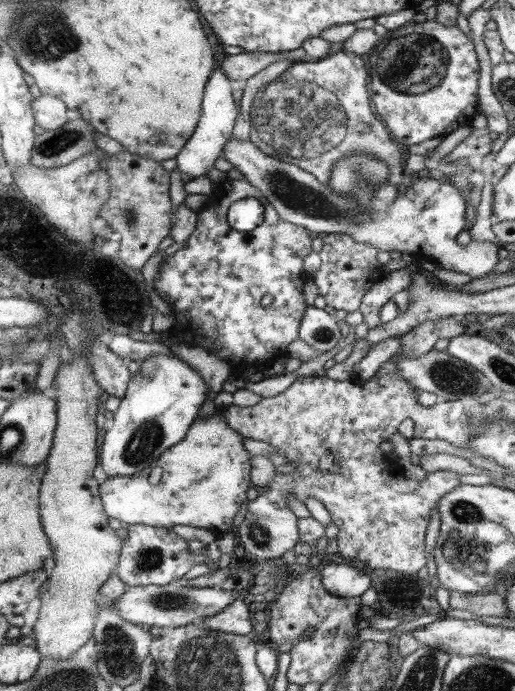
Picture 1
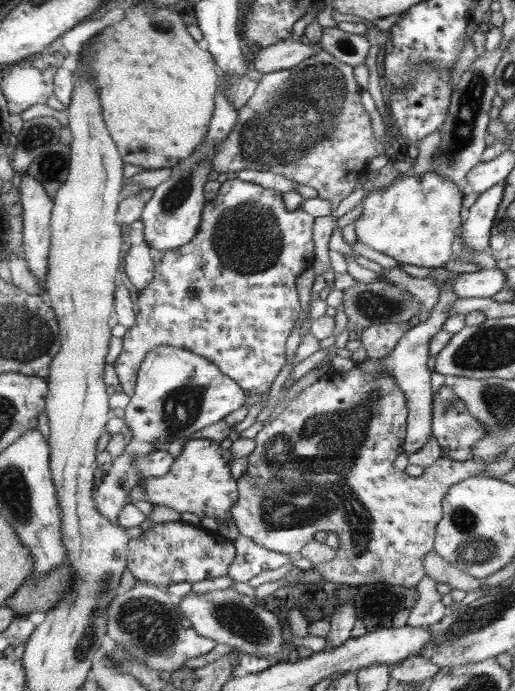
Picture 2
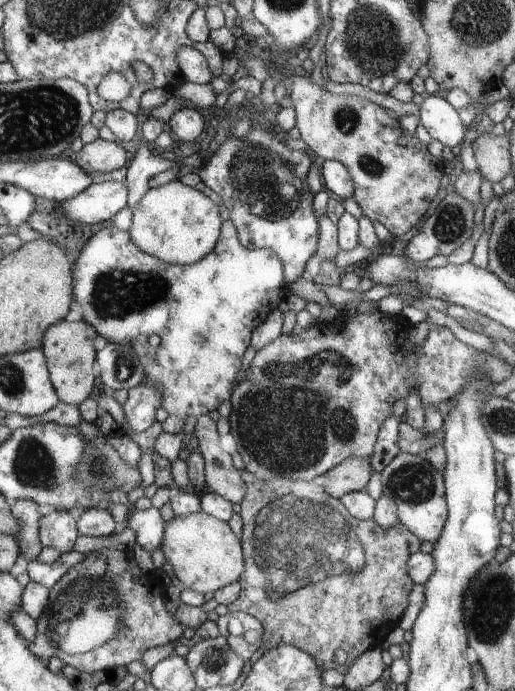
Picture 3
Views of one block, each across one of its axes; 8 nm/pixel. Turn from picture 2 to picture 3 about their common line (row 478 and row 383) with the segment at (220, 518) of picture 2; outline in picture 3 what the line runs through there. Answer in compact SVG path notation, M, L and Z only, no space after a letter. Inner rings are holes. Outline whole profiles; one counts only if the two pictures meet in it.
M227 220L225 227L222 228L222 237L217 244L215 251L210 252L205 259L192 265L172 265L165 261L159 260L157 257L151 256L148 253L142 252L137 248L129 232L122 232L121 229L116 228L114 224L102 228L98 234L94 234L86 246L82 248L82 252L77 257L74 257L74 278L75 291L74 297L76 304L82 310L84 316L84 323L90 324L97 329L98 334L103 336L107 342L114 342L114 344L124 344L128 348L134 348L134 352L138 354L138 360L142 362L142 368L146 372L143 384L154 386L160 392L160 407L166 410L168 415L175 415L180 417L188 417L190 414L195 417L208 415L213 410L218 410L218 407L224 400L228 400L232 394L232 388L236 384L236 376L242 368L242 356L244 350L250 344L250 334L263 324L264 318L270 314L270 310L274 306L281 306L284 300L291 293L291 288L284 286L284 270L282 260L277 254L270 250L270 248L262 249L248 249L241 244L238 238L238 232L234 224Z

